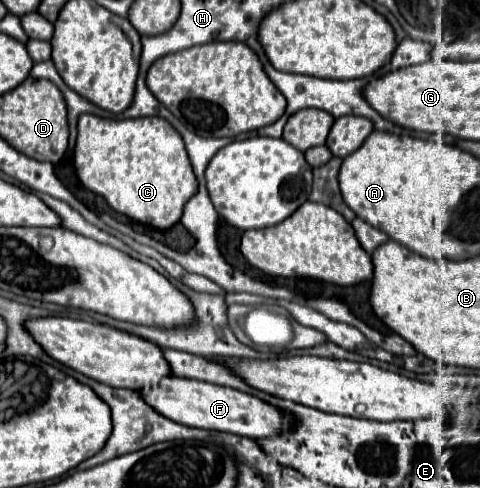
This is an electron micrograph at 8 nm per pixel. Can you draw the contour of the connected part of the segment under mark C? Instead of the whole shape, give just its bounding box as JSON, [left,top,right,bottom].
[73,114,197,228]

